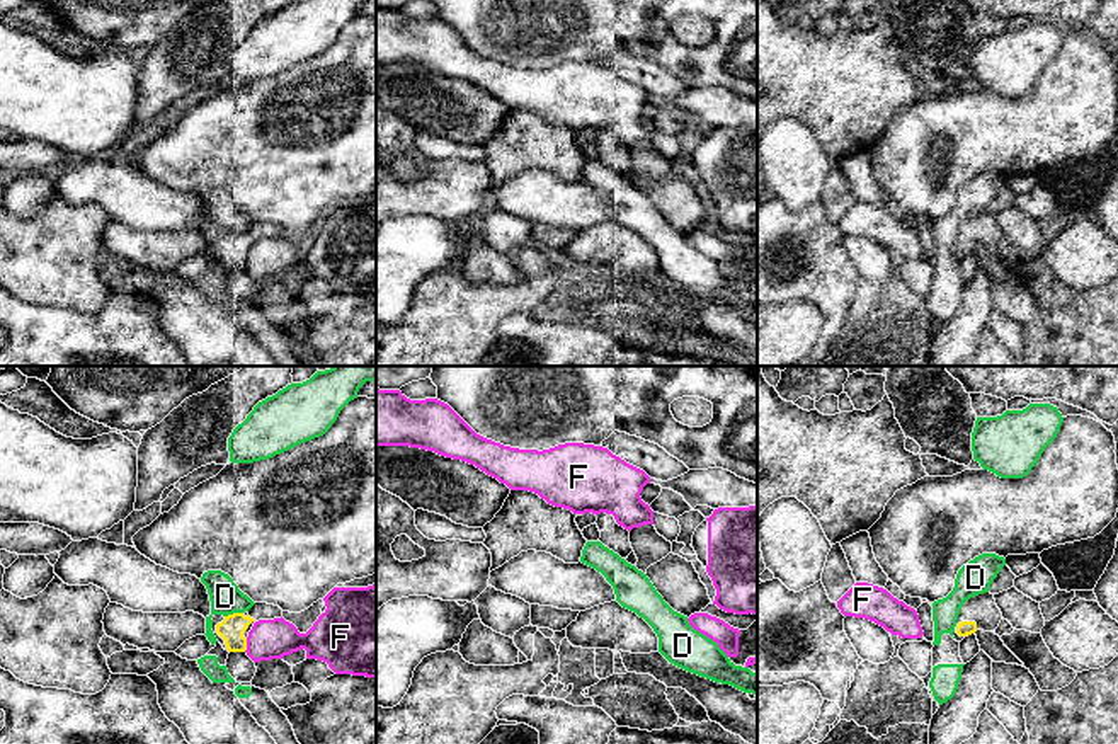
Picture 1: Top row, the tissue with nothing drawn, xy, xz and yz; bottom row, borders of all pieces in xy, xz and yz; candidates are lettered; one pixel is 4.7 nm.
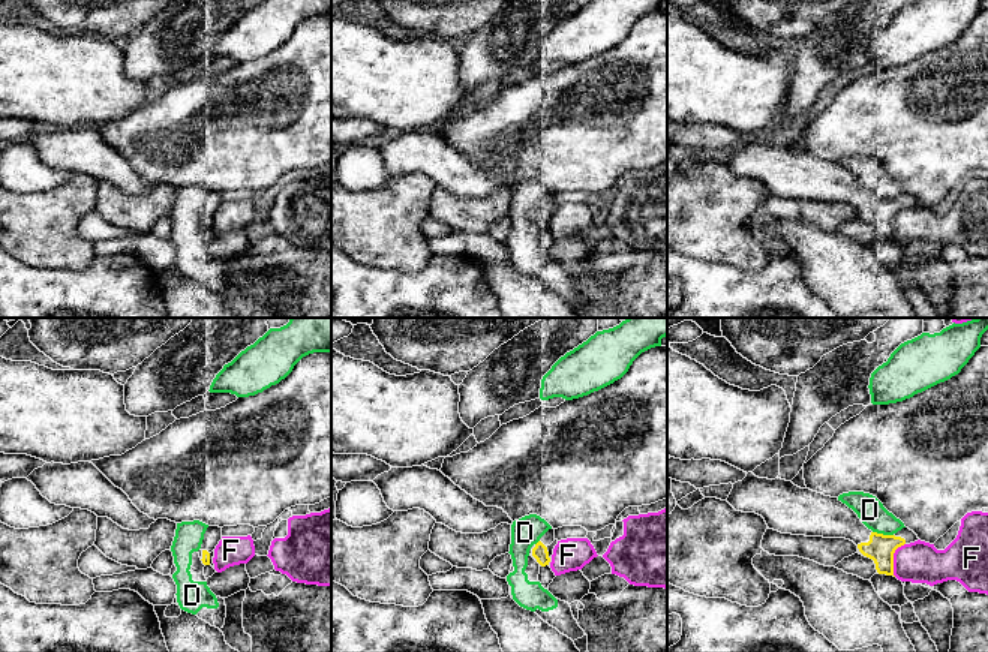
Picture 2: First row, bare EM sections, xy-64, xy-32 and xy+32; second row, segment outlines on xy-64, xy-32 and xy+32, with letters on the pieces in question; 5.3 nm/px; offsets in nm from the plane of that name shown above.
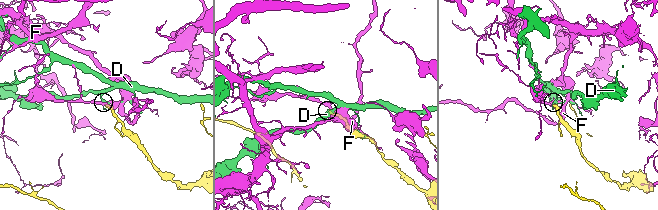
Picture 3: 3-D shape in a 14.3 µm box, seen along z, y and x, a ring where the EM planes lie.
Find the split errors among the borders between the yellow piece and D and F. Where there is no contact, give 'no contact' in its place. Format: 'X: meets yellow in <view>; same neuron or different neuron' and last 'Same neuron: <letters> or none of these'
D: meets yellow in xy; different neuron
F: meets yellow in xy; different neuron
Same neuron: none of these

